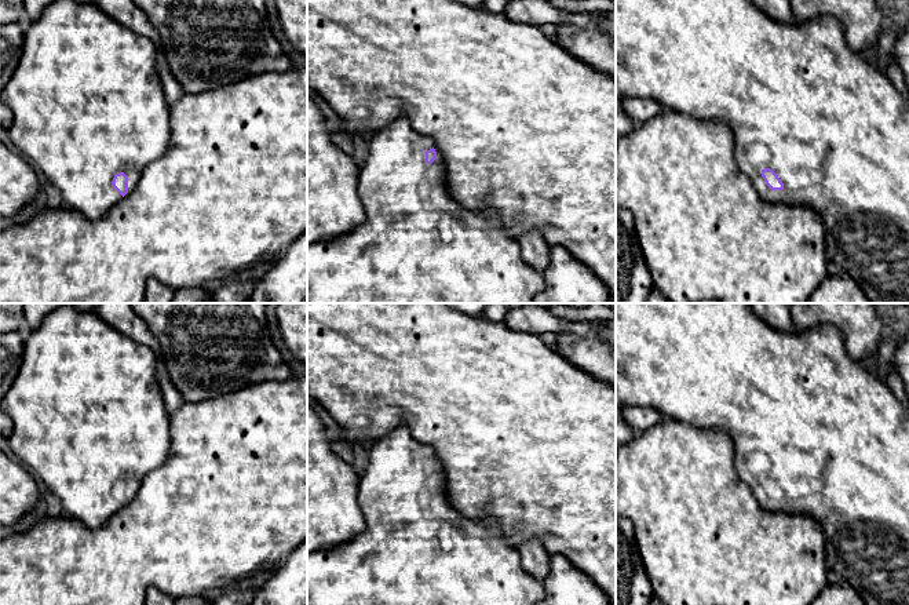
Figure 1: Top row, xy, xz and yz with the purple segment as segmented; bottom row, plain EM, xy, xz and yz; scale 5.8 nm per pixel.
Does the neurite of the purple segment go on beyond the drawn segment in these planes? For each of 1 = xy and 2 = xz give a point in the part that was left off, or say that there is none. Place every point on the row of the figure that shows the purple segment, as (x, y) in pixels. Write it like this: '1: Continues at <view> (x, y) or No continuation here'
1: Continues at xy (87, 102)
2: Continues at xz (418, 244)

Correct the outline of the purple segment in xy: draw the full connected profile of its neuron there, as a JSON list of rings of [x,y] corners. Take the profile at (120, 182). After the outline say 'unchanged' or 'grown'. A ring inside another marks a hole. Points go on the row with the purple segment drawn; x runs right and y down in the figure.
[[[56,0],[39,19],[25,21],[23,47],[17,70],[0,92],[12,112],[8,136],[45,182],[54,185],[66,207],[99,219],[138,182],[143,168],[163,157],[171,142],[169,105],[157,68],[154,43],[107,17],[94,3]]]; grown

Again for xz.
[[[406,117],[394,119],[368,139],[368,156],[359,167],[358,194],[366,212],[365,223],[350,233],[307,247],[307,303],[533,303],[533,298],[545,289],[543,273],[523,260],[518,240],[505,233],[493,208],[472,211],[448,193],[443,161],[434,149],[434,141],[417,132]]]; grown

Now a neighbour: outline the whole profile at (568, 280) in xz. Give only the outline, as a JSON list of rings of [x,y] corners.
[[[563,247],[550,248],[550,266],[543,273],[545,289],[533,303],[612,303],[603,281]]]

